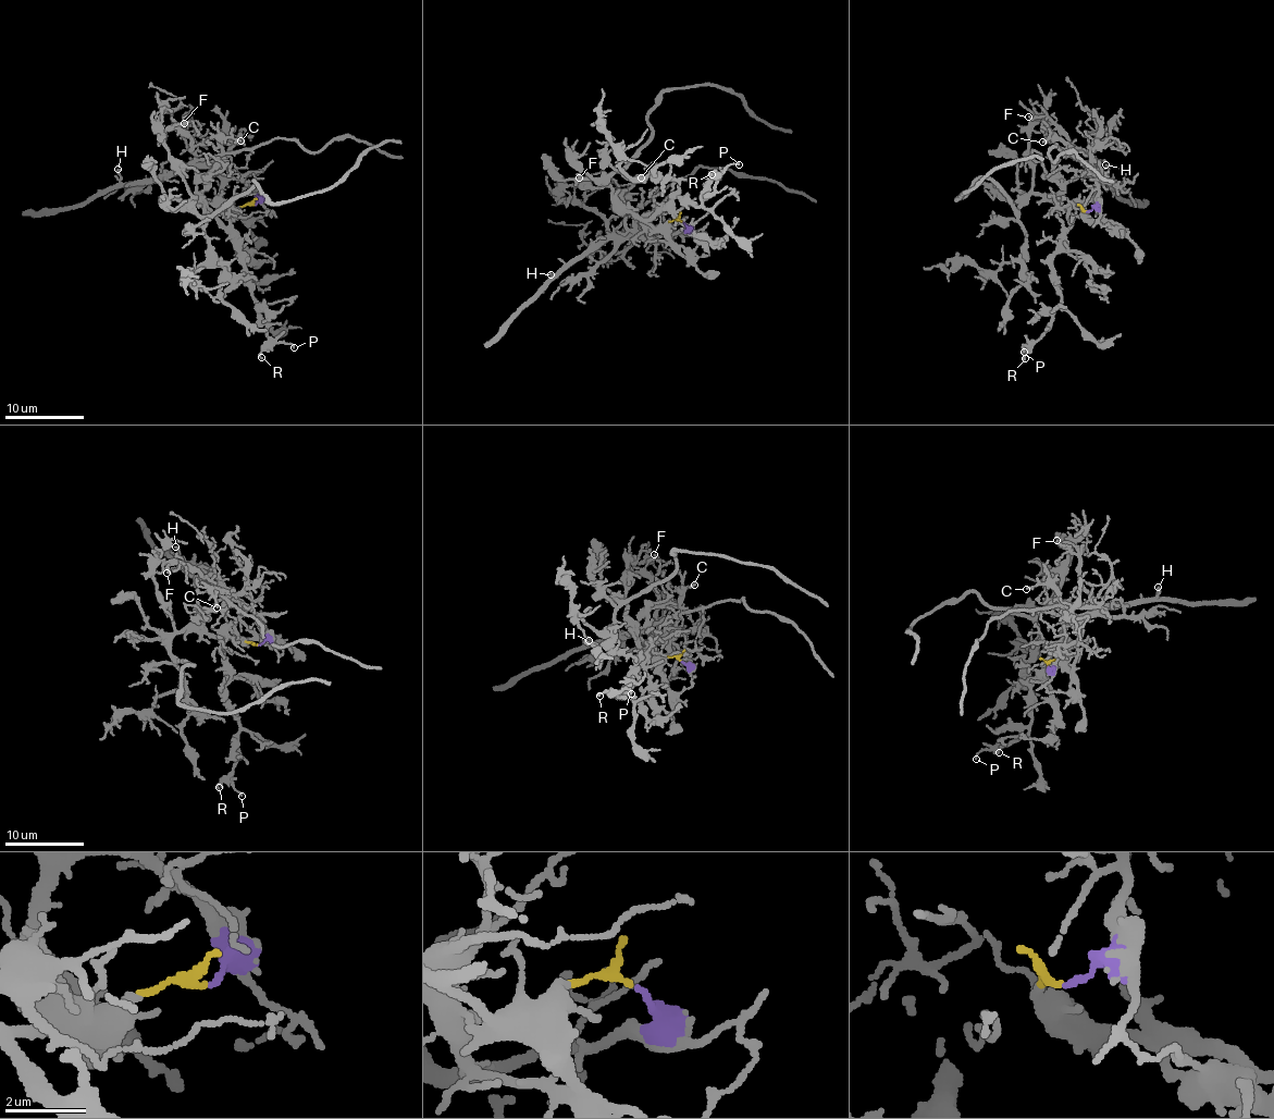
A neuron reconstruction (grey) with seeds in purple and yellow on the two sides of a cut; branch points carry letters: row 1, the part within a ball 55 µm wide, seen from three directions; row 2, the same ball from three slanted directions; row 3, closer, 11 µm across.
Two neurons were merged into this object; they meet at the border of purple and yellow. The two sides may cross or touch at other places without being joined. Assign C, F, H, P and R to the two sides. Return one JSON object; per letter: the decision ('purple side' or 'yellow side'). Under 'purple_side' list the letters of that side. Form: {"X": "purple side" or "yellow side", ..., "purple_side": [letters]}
{"C": "purple side", "F": "purple side", "H": "purple side", "P": "yellow side", "R": "yellow side", "purple_side": ["C", "F", "H"]}

